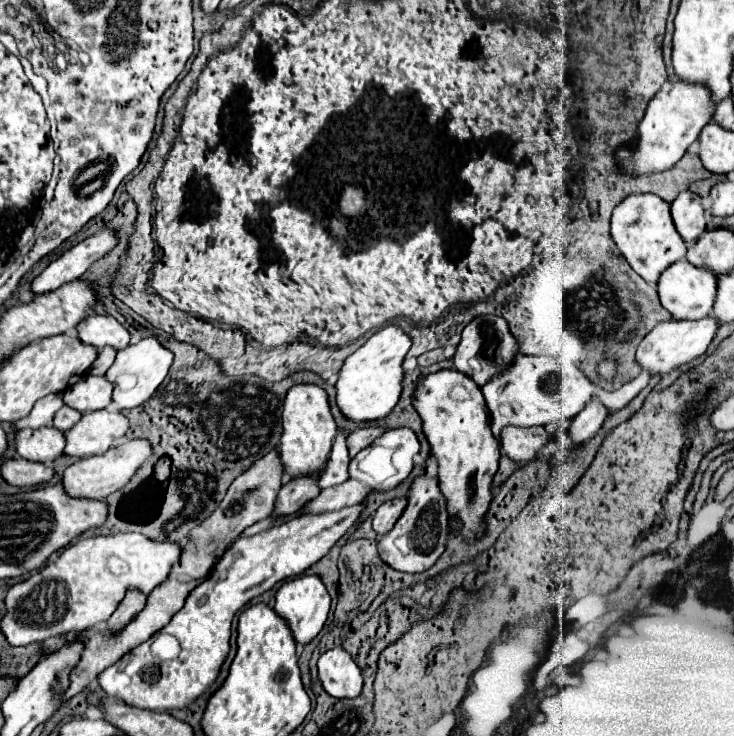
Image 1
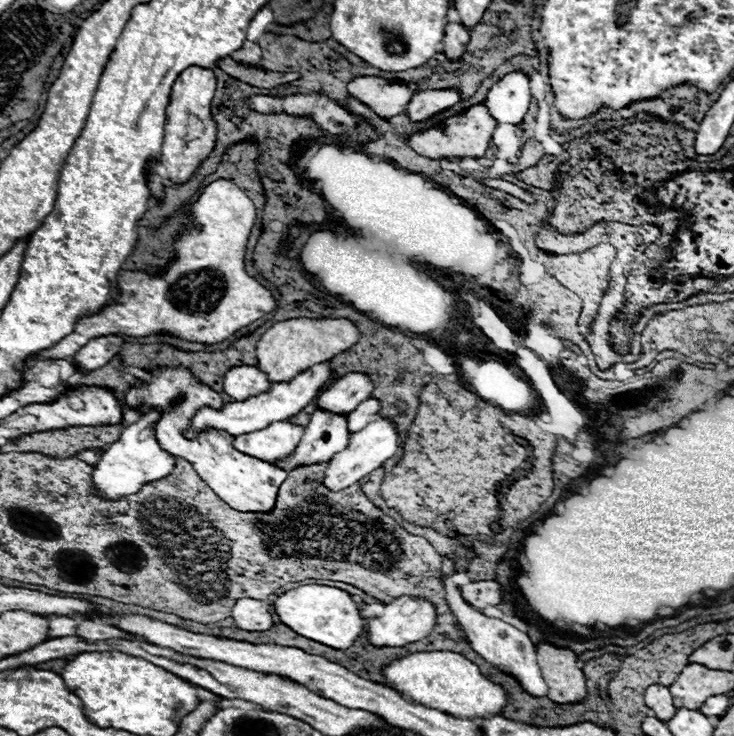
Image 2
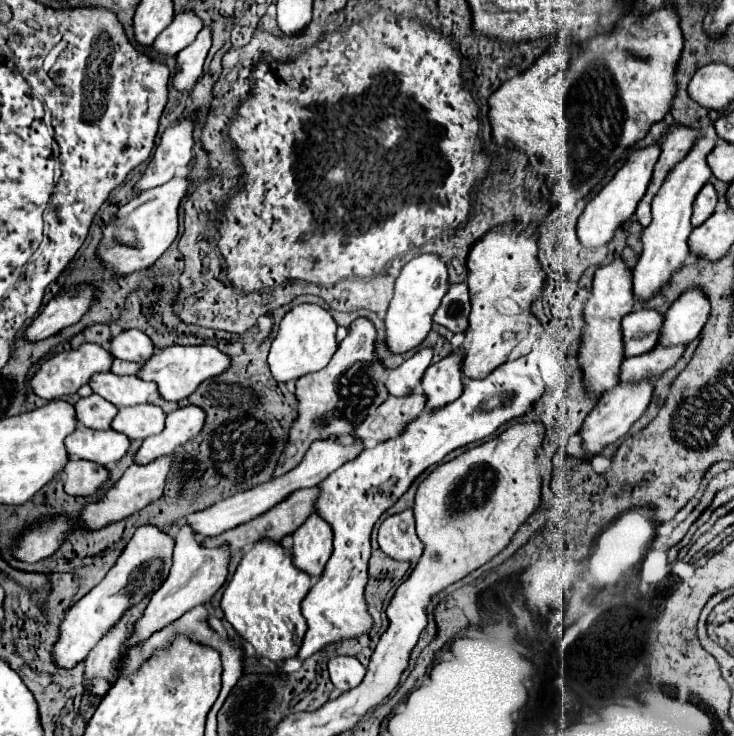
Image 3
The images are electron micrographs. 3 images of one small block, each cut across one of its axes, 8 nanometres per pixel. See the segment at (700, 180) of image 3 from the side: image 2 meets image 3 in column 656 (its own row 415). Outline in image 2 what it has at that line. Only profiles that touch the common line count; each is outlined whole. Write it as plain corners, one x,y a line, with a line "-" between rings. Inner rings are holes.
320,362
312,368
308,368
304,374
296,376
292,382
280,382
280,384
272,384
272,388
264,394
258,394
258,396
252,396
252,398
246,398
246,400
232,400
228,404
224,404
220,410
214,410
210,406
204,406
200,408
192,420
190,420
190,430
186,432
186,438
196,438
202,430
208,430
208,428
216,428
216,430
224,430
232,436
240,436
240,434
248,434
248,432
256,432
256,430
262,430
266,426
270,426
272,422
278,422
278,420
288,420
290,416
296,416
304,406
308,406
318,394
320,394
320,388
322,384
330,378
330,368
328,368
328,362

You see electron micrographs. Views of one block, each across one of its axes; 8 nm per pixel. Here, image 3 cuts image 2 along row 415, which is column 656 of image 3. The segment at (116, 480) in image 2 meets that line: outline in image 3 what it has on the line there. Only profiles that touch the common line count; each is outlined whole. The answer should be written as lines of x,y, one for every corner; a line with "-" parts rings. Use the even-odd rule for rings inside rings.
654,144
650,148
644,148
644,150
636,150
628,160
626,164
616,172
616,176
600,190
600,194
596,194
586,210
582,212
582,216
578,218
578,226
576,226
576,234
578,234
578,240
582,246
586,248
600,248
600,246
606,246
614,232
624,224
628,222
628,218
634,214
638,202
642,200
650,180
652,180
652,170
654,170
654,164
660,156
660,146

